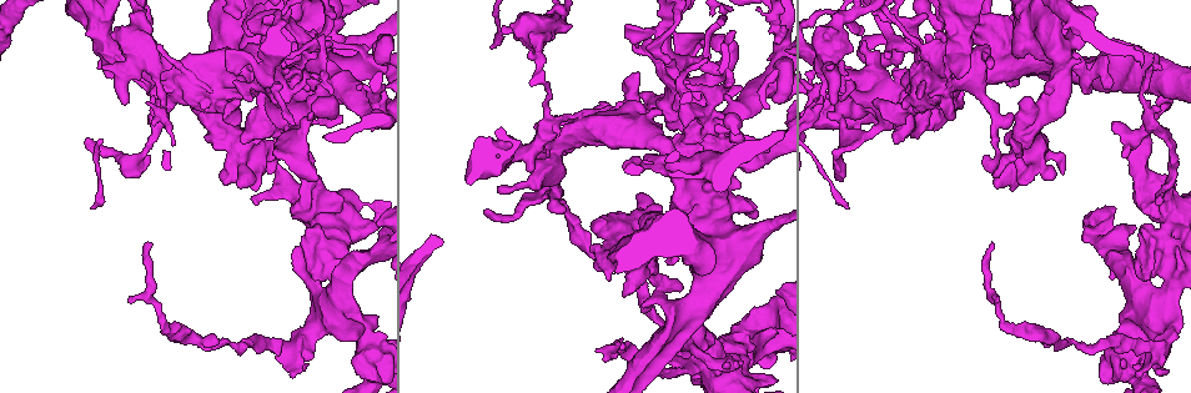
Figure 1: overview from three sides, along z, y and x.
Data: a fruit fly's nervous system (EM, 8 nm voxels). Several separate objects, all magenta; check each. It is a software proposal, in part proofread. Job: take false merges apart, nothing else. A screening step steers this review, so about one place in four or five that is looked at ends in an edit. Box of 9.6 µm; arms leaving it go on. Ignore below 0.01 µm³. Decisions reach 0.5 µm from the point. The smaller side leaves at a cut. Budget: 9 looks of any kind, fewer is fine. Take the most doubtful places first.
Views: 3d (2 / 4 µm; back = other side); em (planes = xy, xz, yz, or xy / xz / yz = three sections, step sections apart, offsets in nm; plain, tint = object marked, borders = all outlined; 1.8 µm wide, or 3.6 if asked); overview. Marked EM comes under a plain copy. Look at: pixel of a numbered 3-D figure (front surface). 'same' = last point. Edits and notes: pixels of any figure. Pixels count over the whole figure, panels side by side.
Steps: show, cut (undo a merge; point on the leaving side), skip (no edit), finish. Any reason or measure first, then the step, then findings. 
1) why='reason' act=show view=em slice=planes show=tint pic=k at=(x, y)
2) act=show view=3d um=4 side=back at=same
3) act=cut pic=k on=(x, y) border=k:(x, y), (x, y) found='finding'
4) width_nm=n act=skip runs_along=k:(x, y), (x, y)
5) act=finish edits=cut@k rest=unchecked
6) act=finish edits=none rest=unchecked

why='closes a loop' act=show view=em slice=planes show=borders pic=1 at=(770, 347)

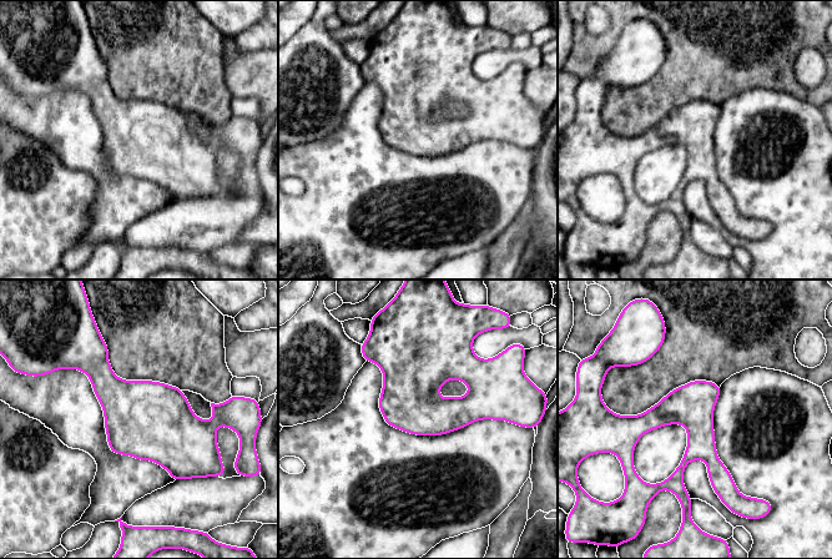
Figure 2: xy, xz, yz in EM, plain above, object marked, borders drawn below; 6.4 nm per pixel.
width_nm=280 act=skip runs_along=2:(623, 426), (682, 417), (731, 486) found='all the same neuron'

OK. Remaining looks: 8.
act=show view=3d um=2 pic=1 at=(339, 271)

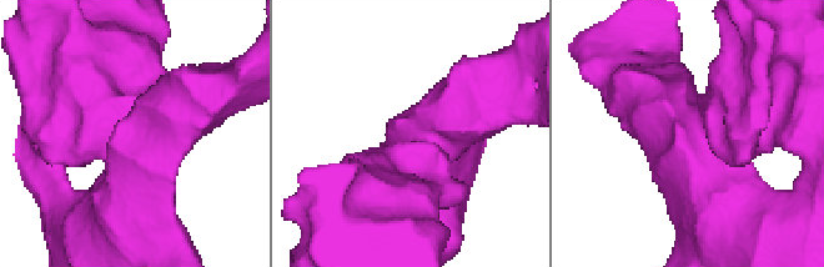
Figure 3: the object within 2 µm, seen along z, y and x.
why='need the tissue' act=show view=em um=3.6 slice=planes show=tint pic=3 at=(139, 135)

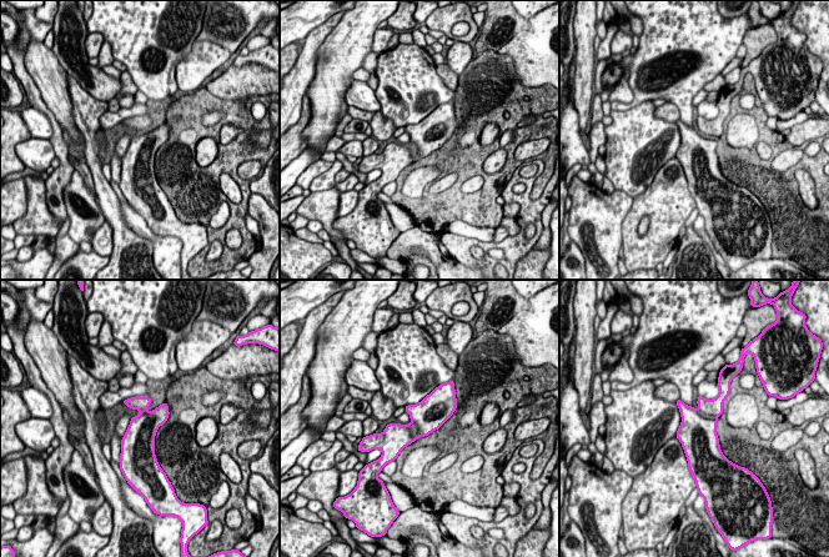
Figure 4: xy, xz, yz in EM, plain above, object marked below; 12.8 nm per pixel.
width_nm=380 act=skip found='all the same neuron'

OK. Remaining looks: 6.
why='looks like a crossing' act=show view=em slice=planes show=tint pic=1 at=(709, 117)

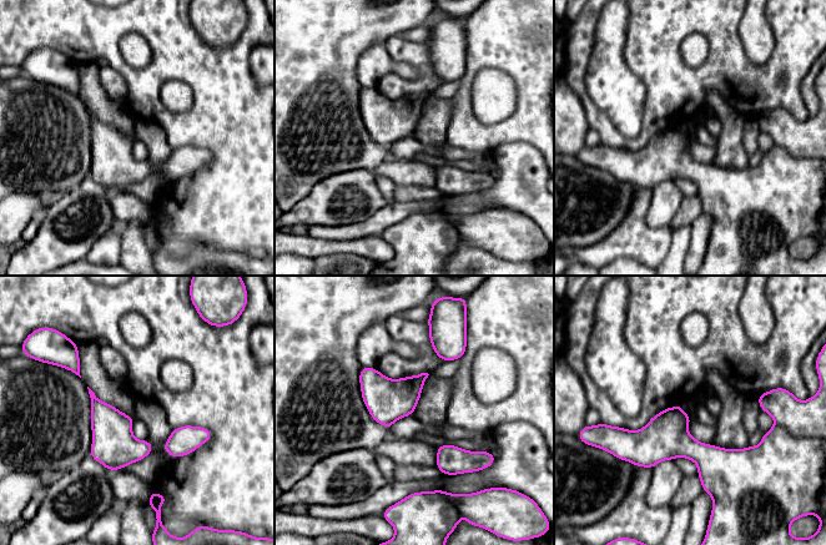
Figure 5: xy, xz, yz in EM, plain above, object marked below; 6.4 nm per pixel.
width_nm=220 act=skip found='continuous, no second neuron'

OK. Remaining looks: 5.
why='four-way junction' act=show view=3d um=4 pic=1 at=(691, 346)

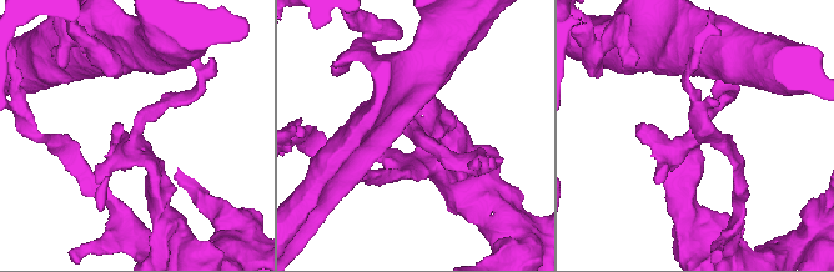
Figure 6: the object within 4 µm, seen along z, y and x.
why='now the EM' act=show view=em slice=planes show=tint pic=6 at=(693, 142)

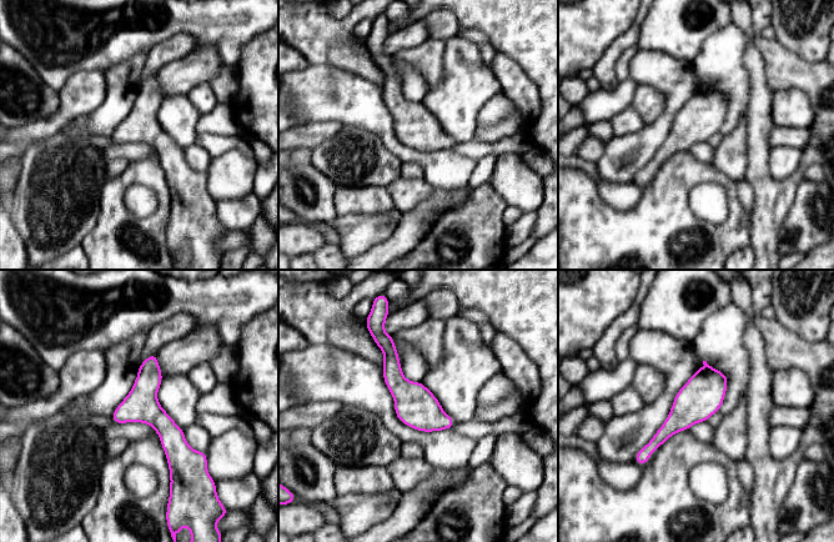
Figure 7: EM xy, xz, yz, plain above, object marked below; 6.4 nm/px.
width_nm=220 act=skip found='all the same neuron'

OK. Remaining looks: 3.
act=finish edits=none rest=unchecked

